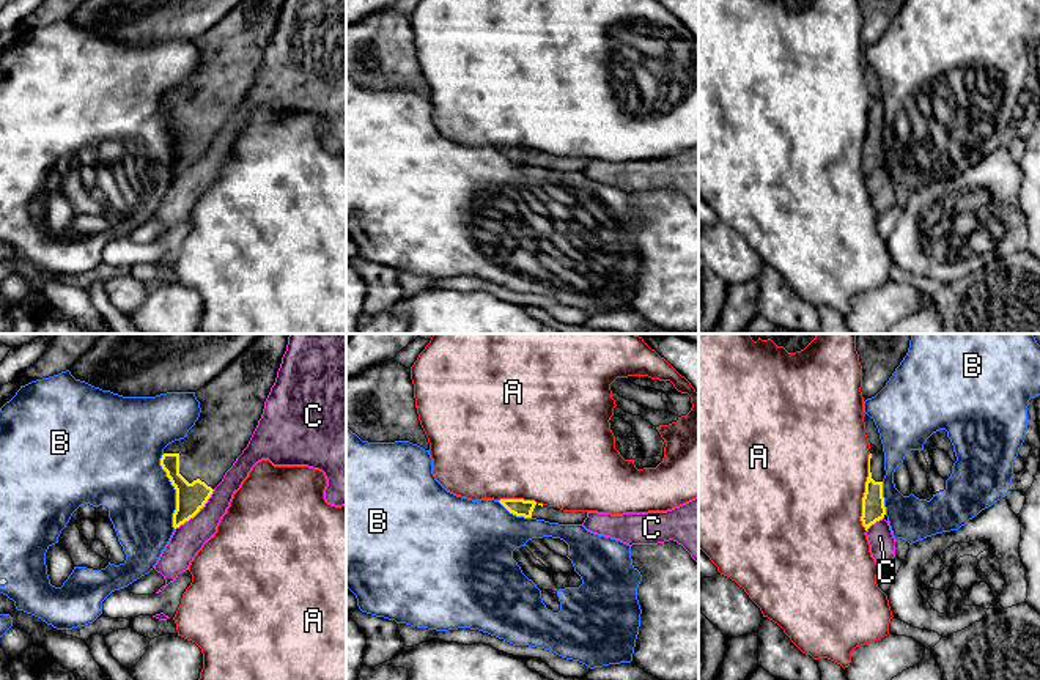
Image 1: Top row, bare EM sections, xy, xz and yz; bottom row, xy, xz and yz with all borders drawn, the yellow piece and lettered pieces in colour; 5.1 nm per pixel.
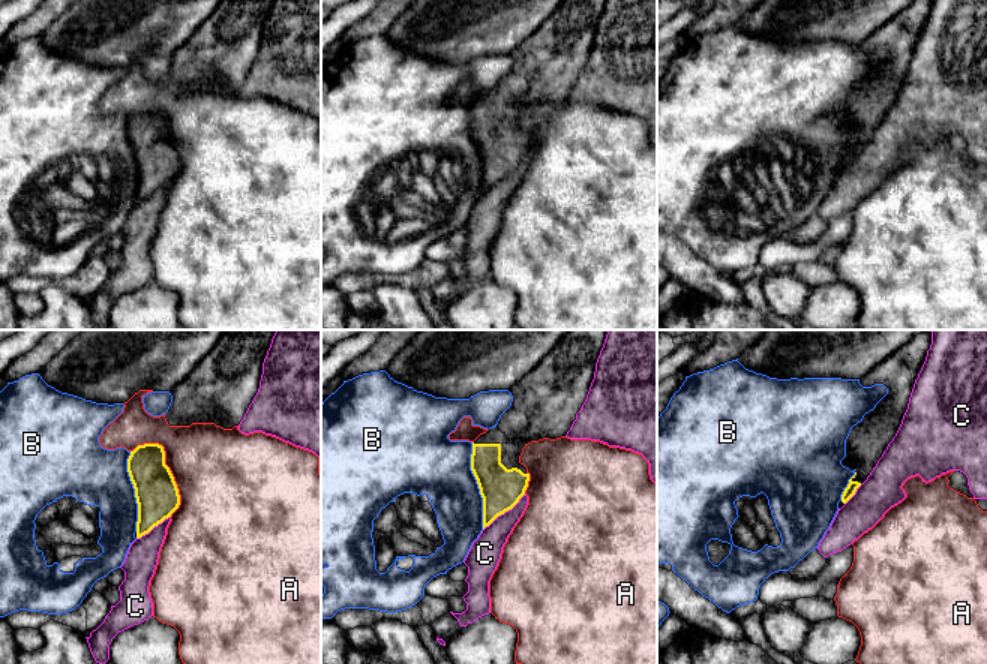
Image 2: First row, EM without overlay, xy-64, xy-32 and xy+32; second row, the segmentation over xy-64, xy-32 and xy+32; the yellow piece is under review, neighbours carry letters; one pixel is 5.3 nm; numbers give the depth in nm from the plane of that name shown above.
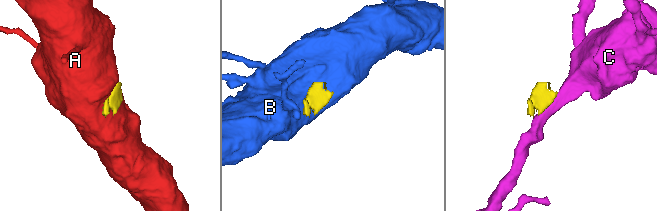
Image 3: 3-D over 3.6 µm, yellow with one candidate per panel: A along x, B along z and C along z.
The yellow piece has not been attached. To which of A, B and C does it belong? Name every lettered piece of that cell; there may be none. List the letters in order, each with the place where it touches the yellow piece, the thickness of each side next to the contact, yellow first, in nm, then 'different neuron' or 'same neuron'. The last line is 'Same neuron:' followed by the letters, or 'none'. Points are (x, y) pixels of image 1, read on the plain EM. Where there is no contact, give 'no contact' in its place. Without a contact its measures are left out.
A: yz (864, 140) | 120/500 nm | different neuron
B: xy (177, 139) | 150/360 nm | different neuron
C: xy (197, 159) | 150/160 nm | different neuron
Same neuron: none

